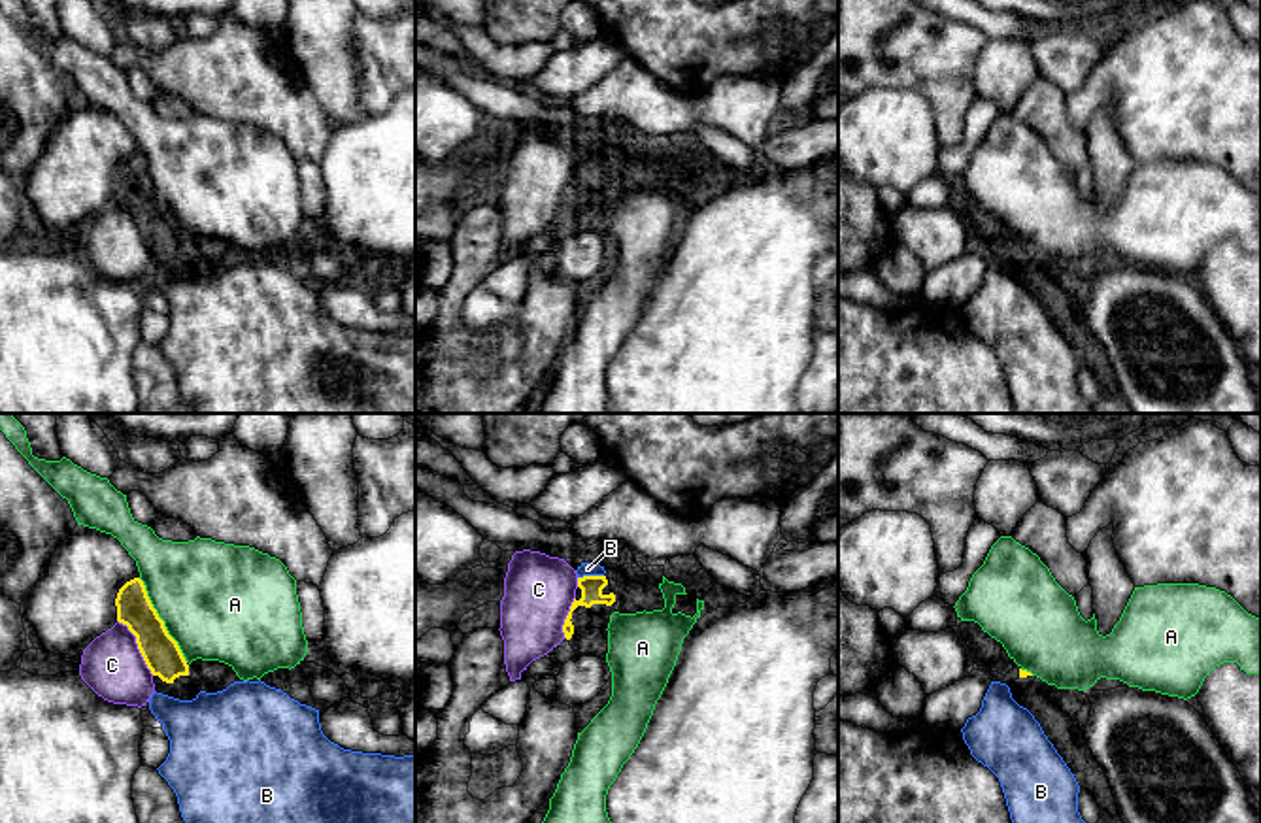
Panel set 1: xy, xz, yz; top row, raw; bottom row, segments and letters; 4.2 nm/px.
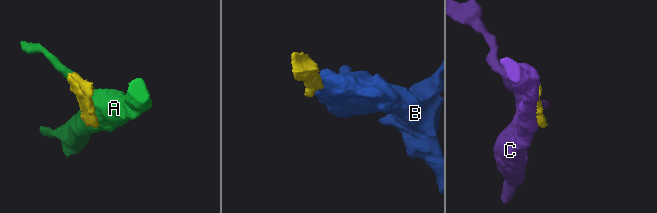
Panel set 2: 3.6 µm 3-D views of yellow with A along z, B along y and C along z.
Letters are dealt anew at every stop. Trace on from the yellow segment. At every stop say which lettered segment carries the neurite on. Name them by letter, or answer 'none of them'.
none of them

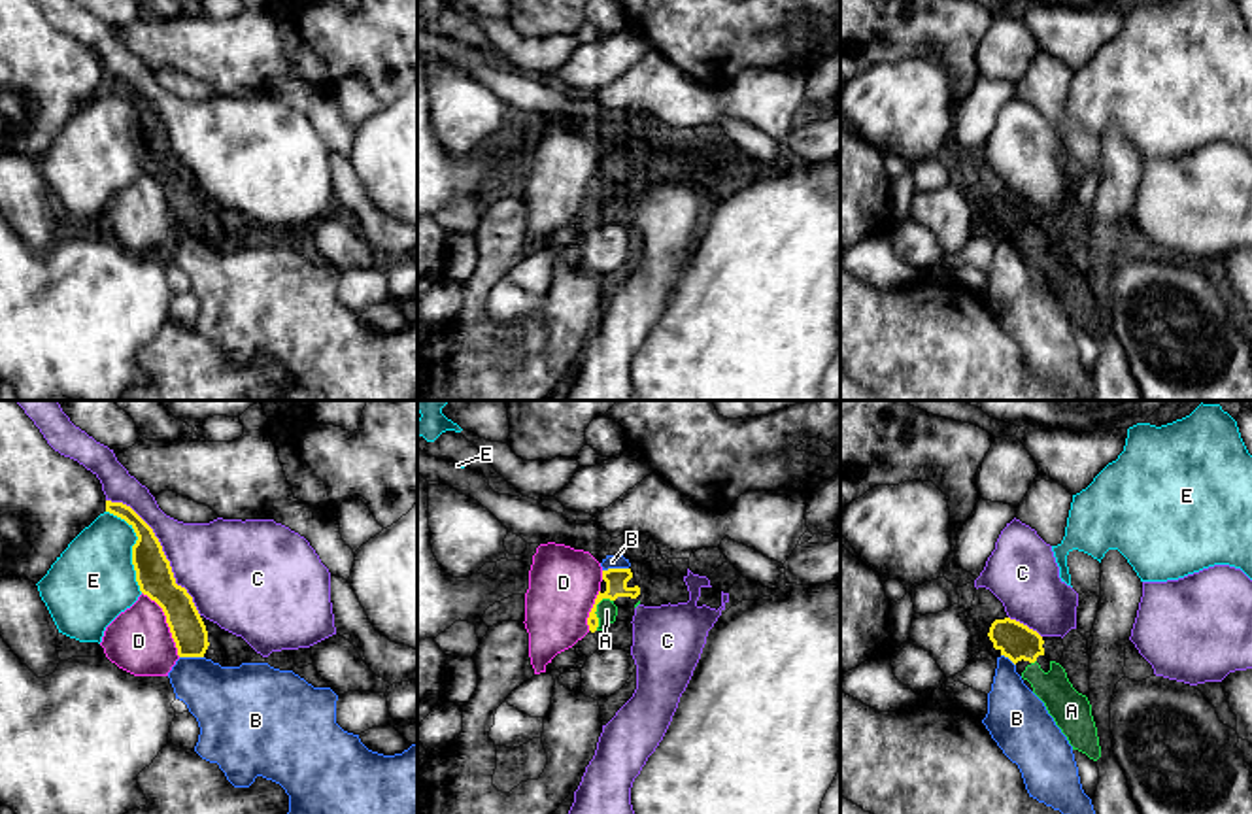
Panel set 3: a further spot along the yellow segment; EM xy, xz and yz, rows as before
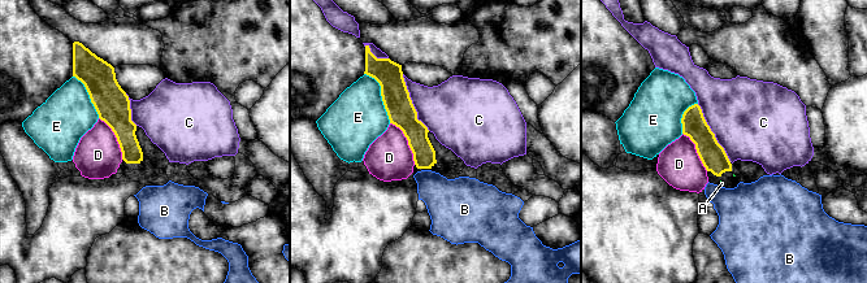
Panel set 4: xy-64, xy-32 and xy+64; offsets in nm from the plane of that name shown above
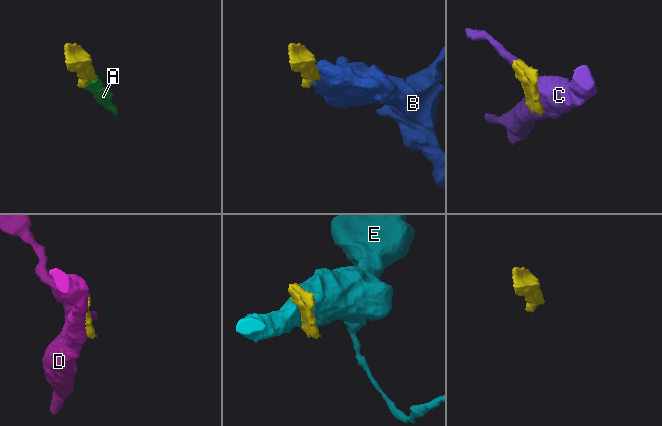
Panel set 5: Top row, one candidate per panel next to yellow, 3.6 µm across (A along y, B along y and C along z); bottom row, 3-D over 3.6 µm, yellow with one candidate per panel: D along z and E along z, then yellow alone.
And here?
A

